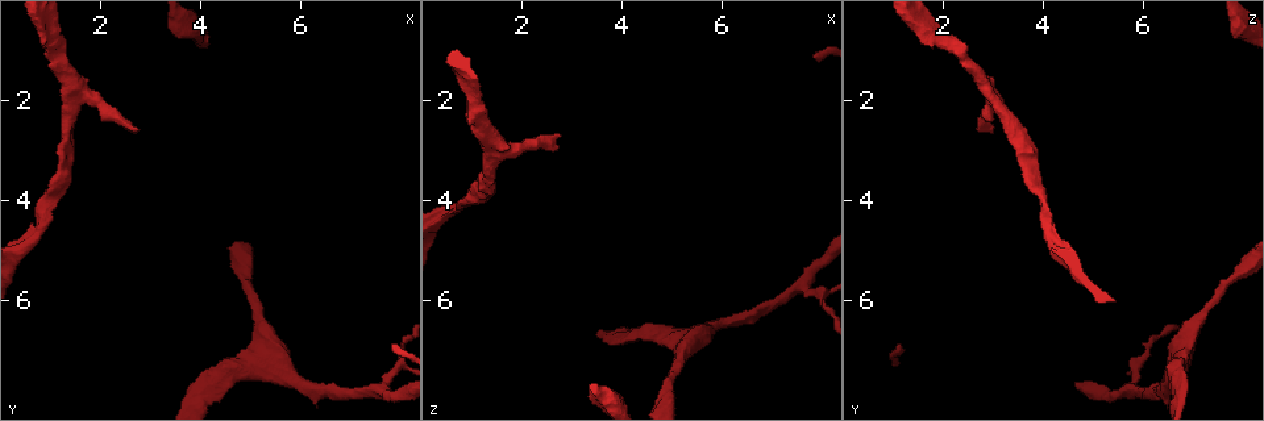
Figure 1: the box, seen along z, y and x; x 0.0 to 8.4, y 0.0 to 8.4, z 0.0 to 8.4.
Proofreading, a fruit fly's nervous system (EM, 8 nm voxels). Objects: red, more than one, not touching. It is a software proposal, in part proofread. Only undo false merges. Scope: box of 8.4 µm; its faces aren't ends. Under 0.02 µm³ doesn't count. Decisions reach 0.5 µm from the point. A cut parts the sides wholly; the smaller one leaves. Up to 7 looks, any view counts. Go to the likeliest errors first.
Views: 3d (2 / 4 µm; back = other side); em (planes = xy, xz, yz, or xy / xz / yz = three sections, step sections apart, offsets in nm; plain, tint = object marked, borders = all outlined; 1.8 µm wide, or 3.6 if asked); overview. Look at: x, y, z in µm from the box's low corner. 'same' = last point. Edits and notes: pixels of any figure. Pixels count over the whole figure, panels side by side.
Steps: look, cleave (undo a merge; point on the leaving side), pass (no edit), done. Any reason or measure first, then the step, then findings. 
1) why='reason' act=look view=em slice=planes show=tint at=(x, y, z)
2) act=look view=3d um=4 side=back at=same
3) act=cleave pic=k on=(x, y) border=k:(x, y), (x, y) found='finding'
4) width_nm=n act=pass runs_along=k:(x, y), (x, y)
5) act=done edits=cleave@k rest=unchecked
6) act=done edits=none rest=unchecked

why='thick turns thin' act=look view=3d um=4 at=(5.95, 7.55, 6.45)

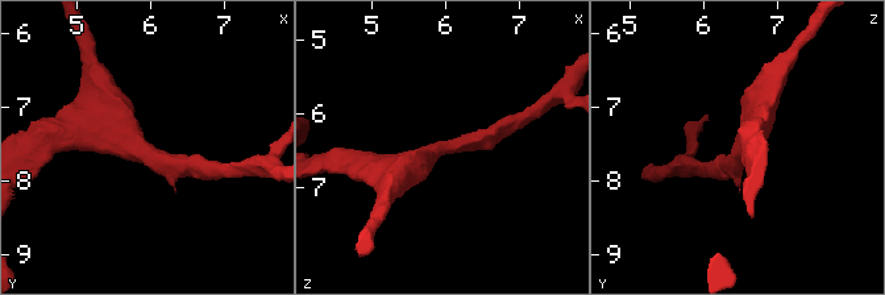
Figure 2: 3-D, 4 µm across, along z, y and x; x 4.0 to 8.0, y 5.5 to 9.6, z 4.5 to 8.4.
arm_widths_nm=220,400 act=look view=em um=3.6 slice=yz step=4 show=tint at=(5.95, 7.60, 6.45)

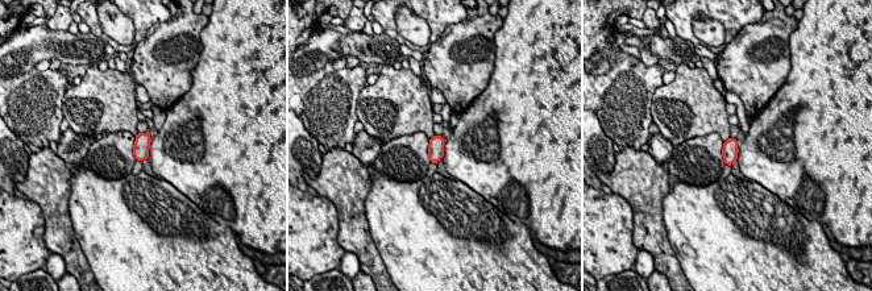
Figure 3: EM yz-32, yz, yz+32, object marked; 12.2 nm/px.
width_nm=190 act=pass found='one neuron here'

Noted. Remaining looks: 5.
why='side arm on a straight run' act=look view=em slice=planes show=tint at=(1.40, 1.65, 2.85)

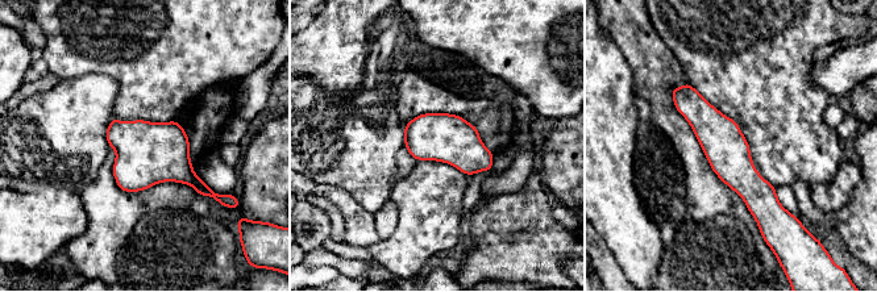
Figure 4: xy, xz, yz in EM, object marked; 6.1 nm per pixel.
width_nm=260 act=pass runs_along=4:(677, 91), (760, 196), (760, 218) found='all the same neuron'

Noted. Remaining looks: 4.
why='arms part here' act=look view=em slice=planes show=tint at=(7.60, 7.75, 5.70)

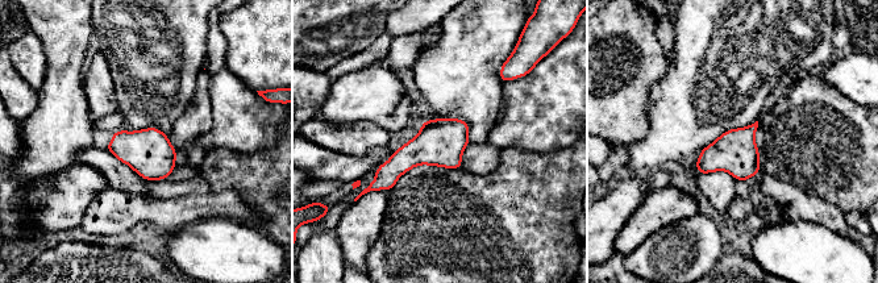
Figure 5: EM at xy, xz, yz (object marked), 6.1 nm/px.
act=pass found='continuous, no second neuron'

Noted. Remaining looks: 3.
act=done edits=none rest=unchecked

